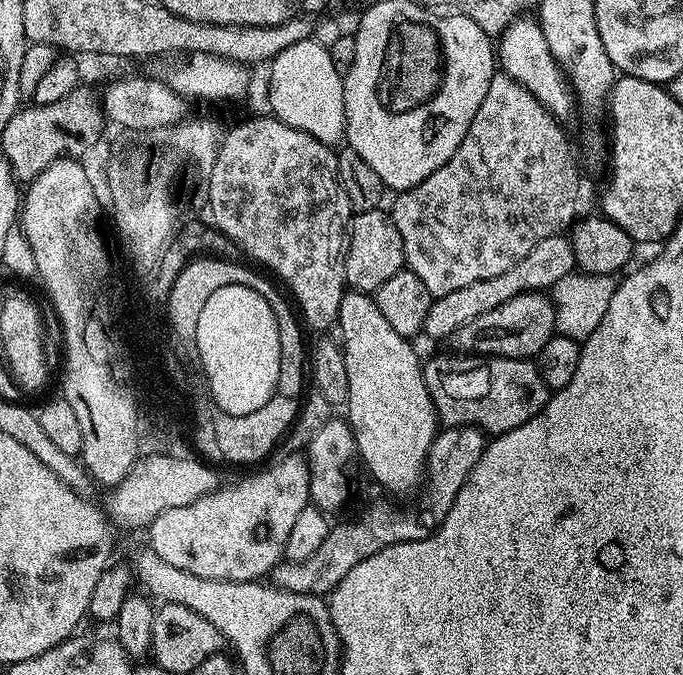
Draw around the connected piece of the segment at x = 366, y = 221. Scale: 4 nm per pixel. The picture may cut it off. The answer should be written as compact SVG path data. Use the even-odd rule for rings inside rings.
M383 207L369 212L358 212L350 221L350 231L346 236L344 254L344 279L349 289L374 294L382 282L394 278L405 267L402 234L394 222L391 211Z

